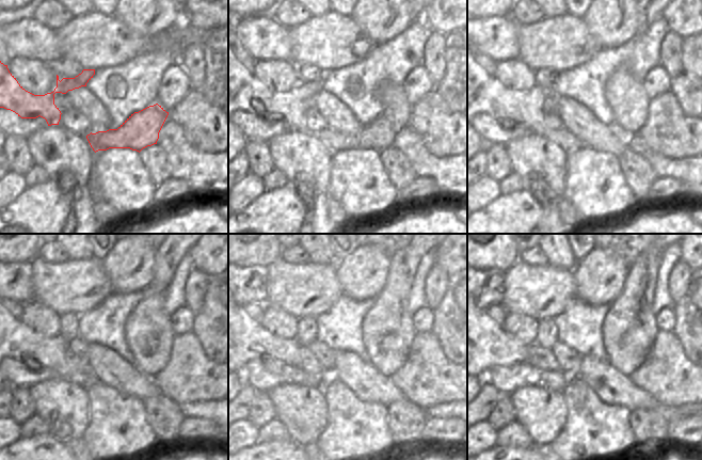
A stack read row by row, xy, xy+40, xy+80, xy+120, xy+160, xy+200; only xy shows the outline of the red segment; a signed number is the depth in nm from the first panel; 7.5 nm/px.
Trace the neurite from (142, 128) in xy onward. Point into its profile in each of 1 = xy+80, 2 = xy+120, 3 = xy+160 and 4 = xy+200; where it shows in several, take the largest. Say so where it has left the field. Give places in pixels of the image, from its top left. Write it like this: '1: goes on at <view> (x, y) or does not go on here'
1: goes on at xy+80 (489, 96)
2: goes on at xy+120 (11, 338)
3: goes on at xy+160 (250, 340)
4: goes on at xy+200 (489, 345)

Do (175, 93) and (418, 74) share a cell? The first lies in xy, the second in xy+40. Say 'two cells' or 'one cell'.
one cell

